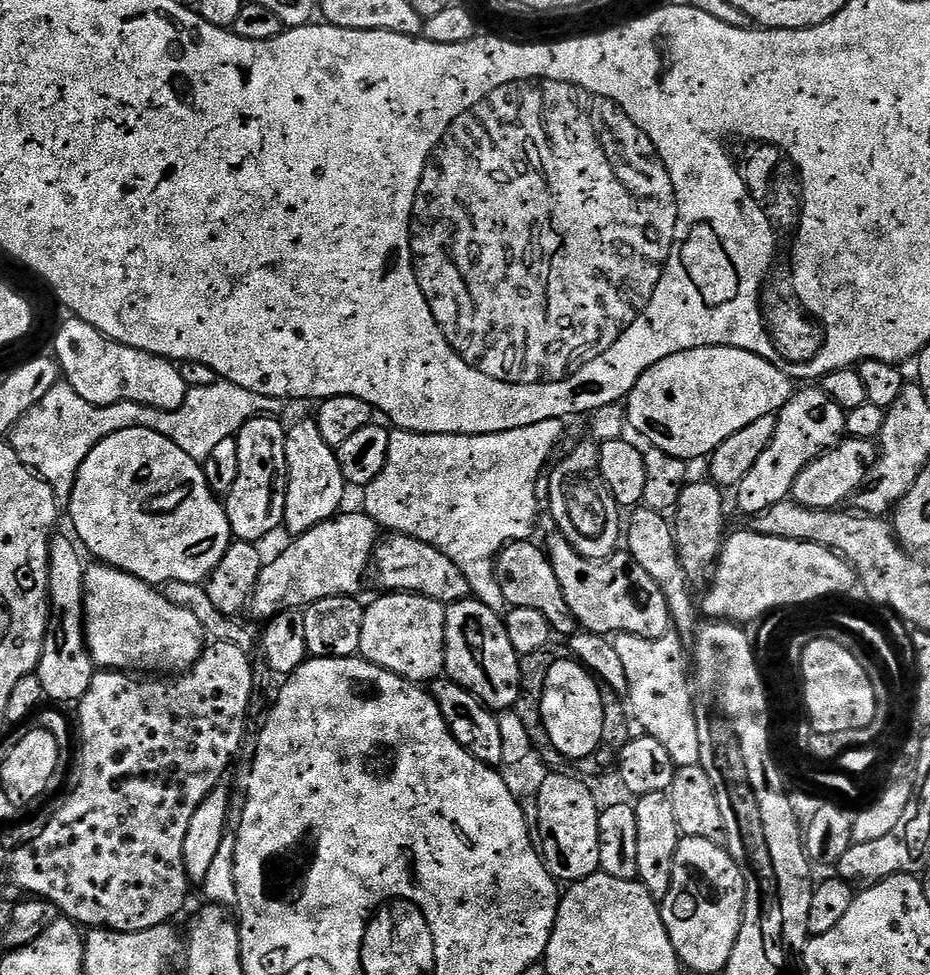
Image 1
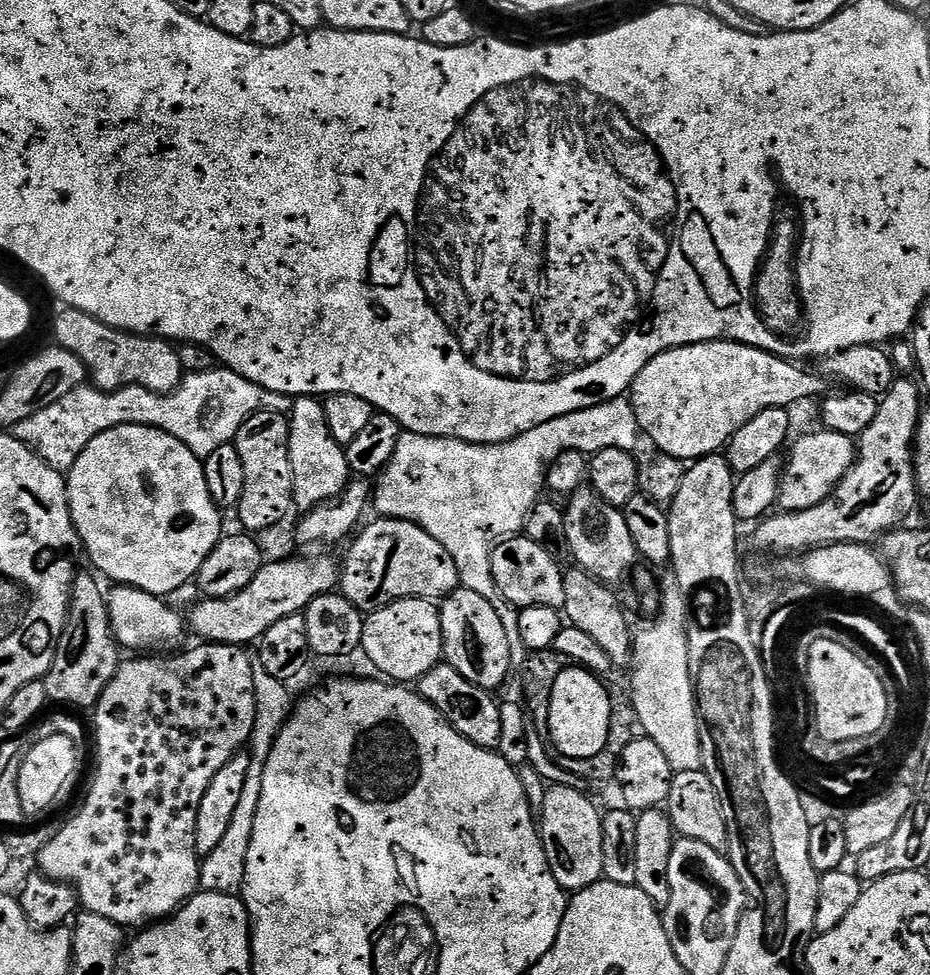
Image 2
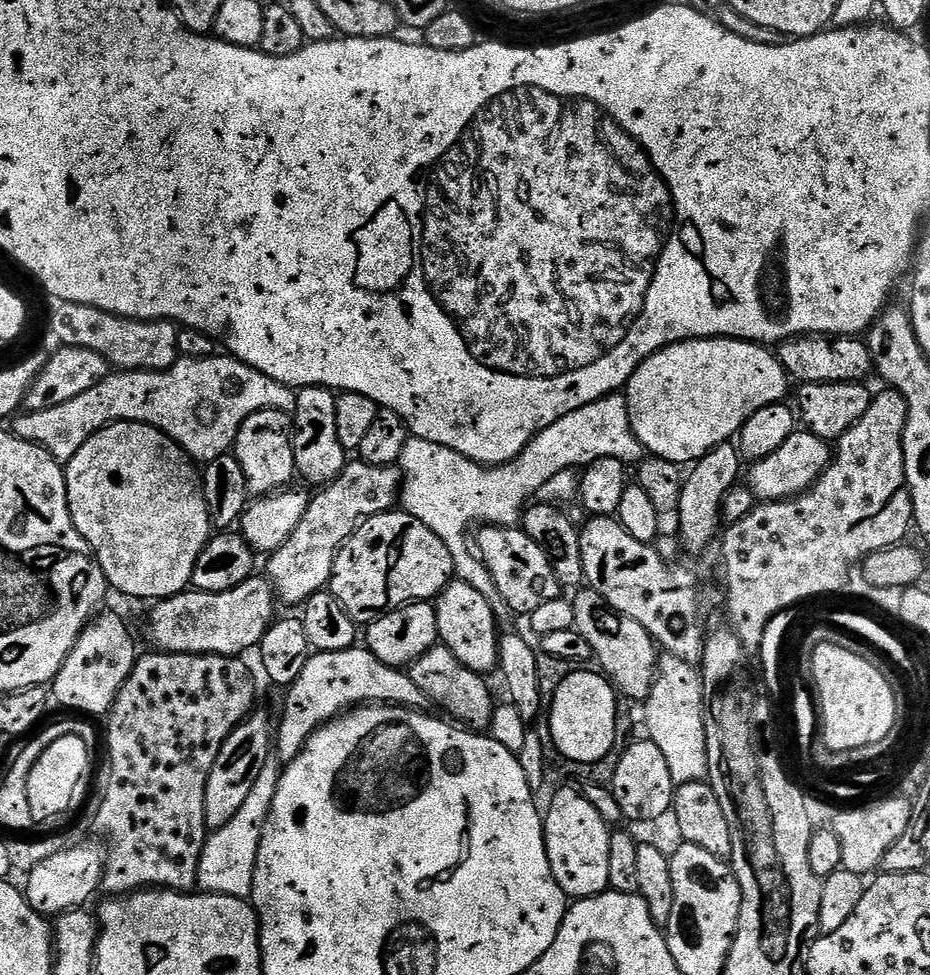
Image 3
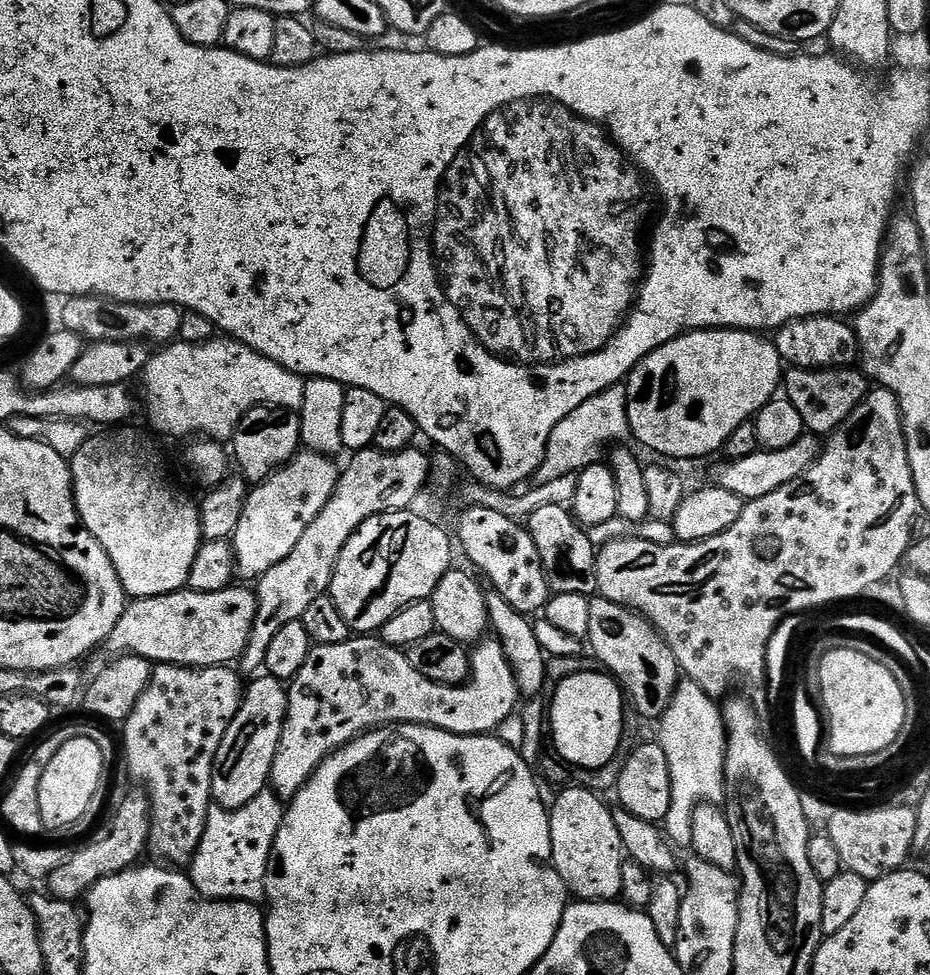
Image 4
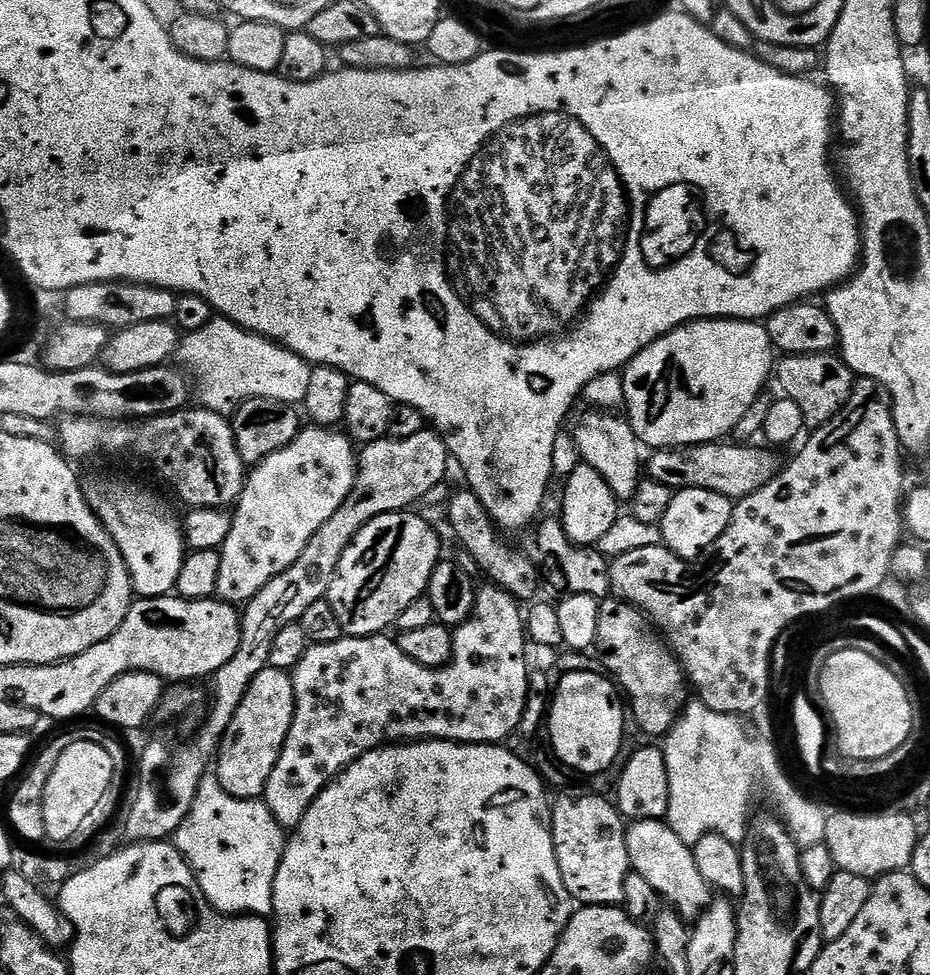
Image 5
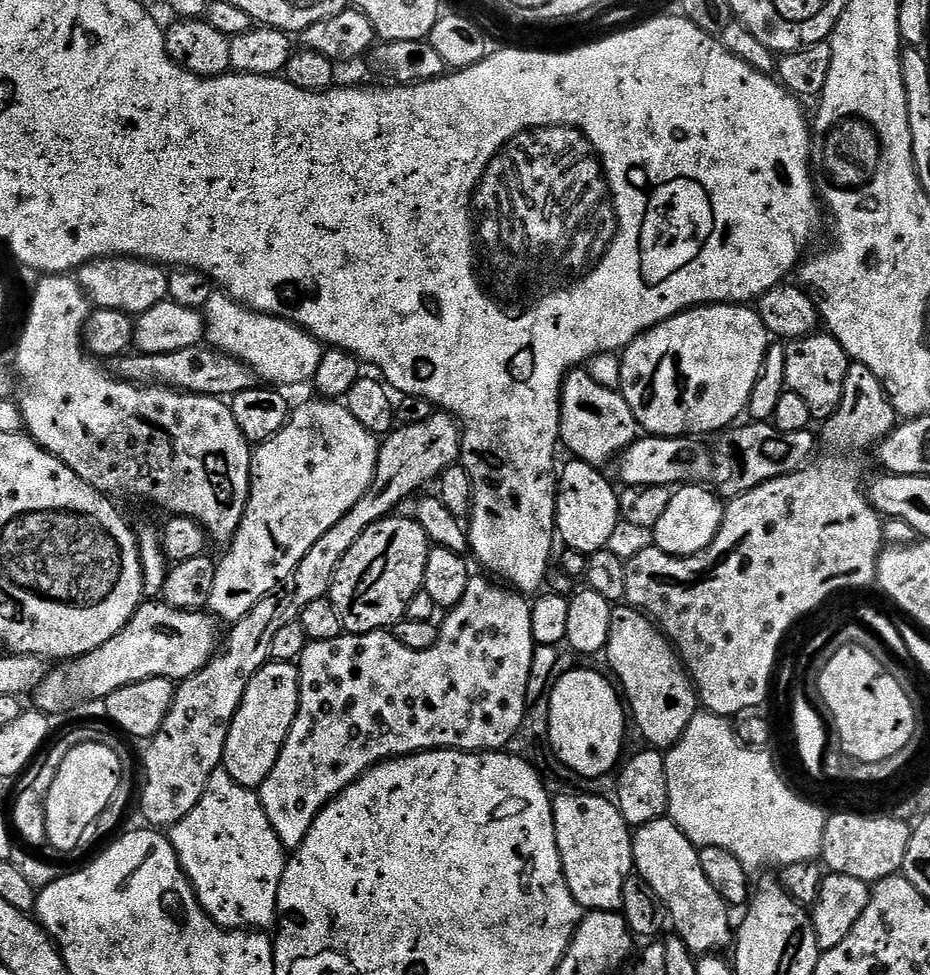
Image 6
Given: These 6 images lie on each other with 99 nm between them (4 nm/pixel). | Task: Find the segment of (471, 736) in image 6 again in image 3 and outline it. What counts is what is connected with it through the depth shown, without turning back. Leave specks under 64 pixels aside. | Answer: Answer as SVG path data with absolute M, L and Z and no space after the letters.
M366 646L309 655L306 666L302 666L302 674L287 685L286 692L284 713L274 732L274 752L284 762L293 760L303 750L321 724L329 724L342 712L365 704L403 706L413 710L423 709L426 704L422 690L410 682L407 671L386 666L386 662L374 658Z

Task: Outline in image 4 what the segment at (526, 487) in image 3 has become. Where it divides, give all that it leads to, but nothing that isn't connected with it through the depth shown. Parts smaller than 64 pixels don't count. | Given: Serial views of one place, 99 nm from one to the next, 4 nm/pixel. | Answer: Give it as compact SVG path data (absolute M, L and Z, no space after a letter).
M620 386L607 388L596 396L591 396L582 406L575 408L550 434L548 444L543 448L539 467L534 473L536 484L551 482L554 478L566 475L575 477L586 466L597 463L601 459L600 451L604 447L619 445L629 439L628 398L625 389Z

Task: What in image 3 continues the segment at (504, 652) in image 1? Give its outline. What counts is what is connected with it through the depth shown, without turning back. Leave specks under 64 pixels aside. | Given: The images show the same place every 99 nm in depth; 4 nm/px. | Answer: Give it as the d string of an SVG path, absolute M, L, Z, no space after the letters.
M459 578L453 579L451 584L446 585L443 592L434 600L436 606L436 634L439 643L445 644L462 662L462 666L470 666L470 670L481 674L488 674L488 671L499 665L499 644L501 633L496 632L498 621L492 613L490 602L474 590L466 582Z

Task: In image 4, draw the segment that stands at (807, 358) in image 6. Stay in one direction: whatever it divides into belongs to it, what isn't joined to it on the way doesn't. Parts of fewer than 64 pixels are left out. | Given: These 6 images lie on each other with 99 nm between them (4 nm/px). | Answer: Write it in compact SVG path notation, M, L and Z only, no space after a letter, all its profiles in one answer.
M855 367L819 368L808 372L804 368L788 368L782 376L782 396L791 402L794 410L798 410L805 429L817 437L827 437L833 432L862 402L862 398L870 390L869 377Z

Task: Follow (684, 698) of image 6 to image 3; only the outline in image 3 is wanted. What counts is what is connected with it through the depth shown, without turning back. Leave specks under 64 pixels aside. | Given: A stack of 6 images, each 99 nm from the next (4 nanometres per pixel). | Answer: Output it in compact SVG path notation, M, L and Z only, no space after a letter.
M584 586L571 597L574 606L575 629L586 642L590 642L590 650L595 663L600 663L603 675L614 685L621 697L632 702L647 700L653 682L656 681L656 665L658 663L658 645L634 618L621 618L609 608L607 602L592 588Z

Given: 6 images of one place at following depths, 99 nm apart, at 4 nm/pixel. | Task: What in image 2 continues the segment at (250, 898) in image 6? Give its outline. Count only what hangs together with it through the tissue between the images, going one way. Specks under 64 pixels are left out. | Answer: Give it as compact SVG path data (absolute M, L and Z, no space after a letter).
M259 654L252 656L254 670L254 730L247 742L250 749L250 770L246 774L246 783L242 789L242 799L234 809L234 819L226 830L222 842L214 846L209 856L203 857L200 866L200 886L206 892L221 892L227 896L240 896L244 891L244 875L246 874L246 850L250 850L250 838L254 834L254 814L258 814L258 798L262 798L262 774L266 770L266 762L270 758L270 750L274 750L274 742L294 711L292 692L285 681L274 678L274 674L266 671L262 666Z

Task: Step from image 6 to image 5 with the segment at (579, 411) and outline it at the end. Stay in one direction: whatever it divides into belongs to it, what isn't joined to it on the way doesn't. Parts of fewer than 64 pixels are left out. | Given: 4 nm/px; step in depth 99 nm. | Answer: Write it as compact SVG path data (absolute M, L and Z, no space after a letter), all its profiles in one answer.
M587 410L576 420L576 429L570 432L580 452L580 459L598 474L602 474L606 486L614 490L616 499L621 502L631 501L634 490L638 490L642 479L642 445L636 437L636 431L623 415L612 410Z

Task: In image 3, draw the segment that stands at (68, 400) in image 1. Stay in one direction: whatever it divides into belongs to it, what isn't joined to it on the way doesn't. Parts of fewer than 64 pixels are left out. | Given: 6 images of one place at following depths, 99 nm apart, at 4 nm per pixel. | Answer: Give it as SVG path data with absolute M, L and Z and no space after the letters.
M217 354L210 358L177 359L176 364L165 372L113 371L102 382L98 382L98 386L86 390L86 394L78 394L78 398L70 398L70 402L62 402L62 406L50 406L50 410L25 411L17 415L11 421L10 430L18 438L45 448L55 460L66 462L78 454L78 450L95 432L101 432L103 428L109 428L111 424L118 424L122 420L138 422L162 430L162 434L169 436L178 447L184 449L193 461L207 462L229 455L233 451L242 422L263 408L291 414L296 410L296 392L284 384L274 382L274 378L266 378L266 374L246 366L230 355Z

